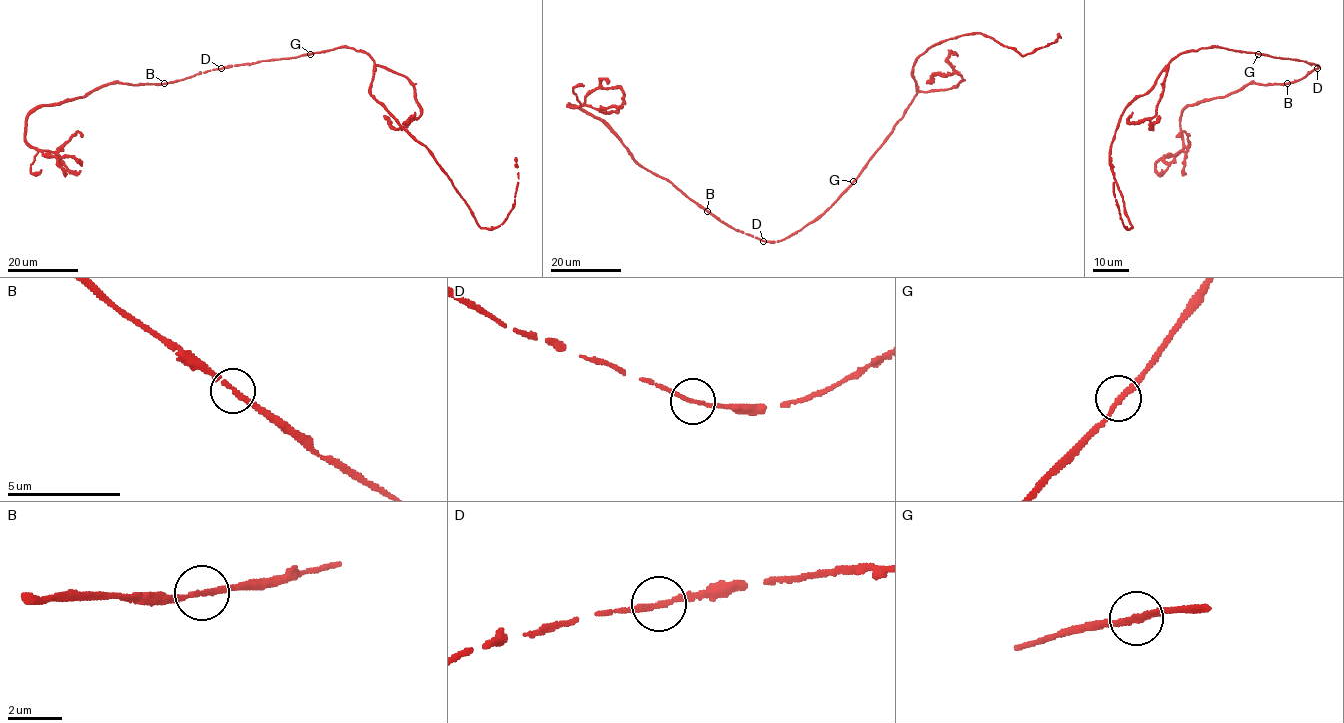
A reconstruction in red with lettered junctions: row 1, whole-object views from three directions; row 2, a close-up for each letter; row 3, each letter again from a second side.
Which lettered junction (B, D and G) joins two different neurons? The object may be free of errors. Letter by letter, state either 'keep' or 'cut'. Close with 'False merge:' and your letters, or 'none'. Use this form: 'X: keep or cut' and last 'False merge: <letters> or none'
B: keep
D: keep
G: keep
False merge: none

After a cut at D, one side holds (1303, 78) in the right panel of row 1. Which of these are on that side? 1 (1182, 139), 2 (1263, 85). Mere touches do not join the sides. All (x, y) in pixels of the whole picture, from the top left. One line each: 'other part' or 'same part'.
1: same part
2: same part

